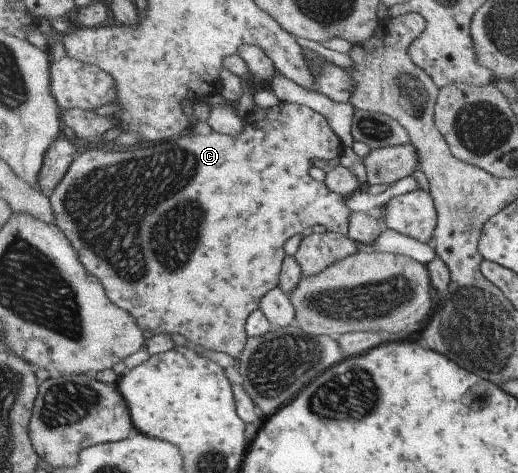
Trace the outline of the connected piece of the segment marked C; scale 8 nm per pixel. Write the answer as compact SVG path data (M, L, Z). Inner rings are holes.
M282 101L270 108L256 105L243 118L245 129L237 135L222 134L212 130L207 135L188 134L188 136L182 136L172 142L146 146L146 148L138 148L138 150L128 150L128 152L110 152L110 150L91 146L74 159L59 186L48 194L54 212L57 214L57 224L66 231L72 244L81 249L80 260L88 268L88 272L92 272L100 280L104 280L104 286L108 288L108 296L112 296L114 304L131 312L136 322L144 330L149 328L156 335L178 333L186 338L188 344L198 344L206 349L224 352L235 359L239 359L243 354L250 337L247 333L248 318L260 308L262 298L279 286L283 262L286 258L286 242L298 233L307 233L316 224L324 226L328 231L349 236L352 212L348 208L346 197L329 189L325 182L317 182L310 176L310 168L314 166L316 158L326 161L334 160L334 158L339 158L344 147L339 133L331 127L323 114L308 105ZM178 168L180 168L180 198L174 194L174 182L176 182ZM178 202L180 202L180 220L164 220L164 214L170 208L174 208Z

